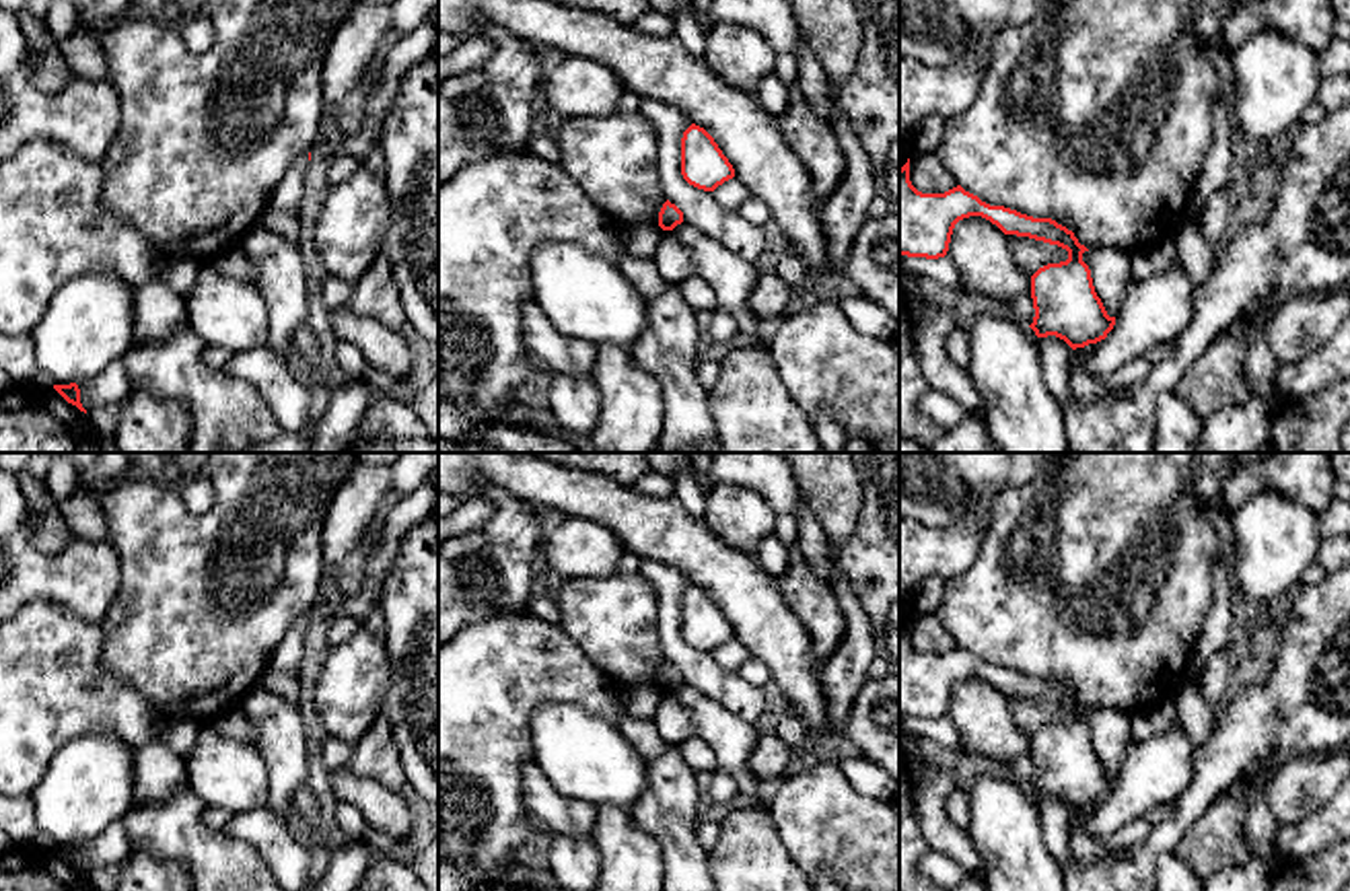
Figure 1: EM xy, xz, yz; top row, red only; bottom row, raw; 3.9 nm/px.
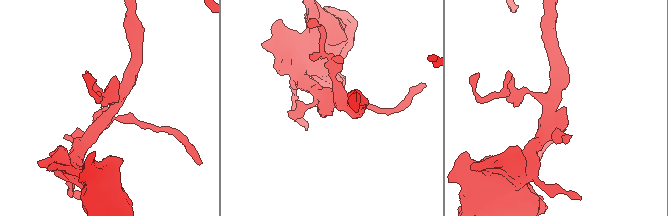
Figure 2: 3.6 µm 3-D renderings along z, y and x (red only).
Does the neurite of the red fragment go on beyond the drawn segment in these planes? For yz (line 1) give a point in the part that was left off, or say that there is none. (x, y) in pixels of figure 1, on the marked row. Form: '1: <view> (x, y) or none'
1: none

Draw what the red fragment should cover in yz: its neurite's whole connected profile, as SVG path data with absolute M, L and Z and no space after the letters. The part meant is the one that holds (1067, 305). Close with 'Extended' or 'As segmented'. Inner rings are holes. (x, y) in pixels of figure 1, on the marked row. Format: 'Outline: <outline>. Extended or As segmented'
Outline: M910 158L899 169L899 255L938 259L949 251L959 220L982 216L1004 235L1029 237L1068 251L1068 259L1047 263L1031 276L1037 337L1056 335L1072 350L1097 344L1115 325L1095 292L1089 265L1072 230L1052 218L1033 218L1004 206L990 206L961 185L945 193L922 193L910 181Z. As segmented

